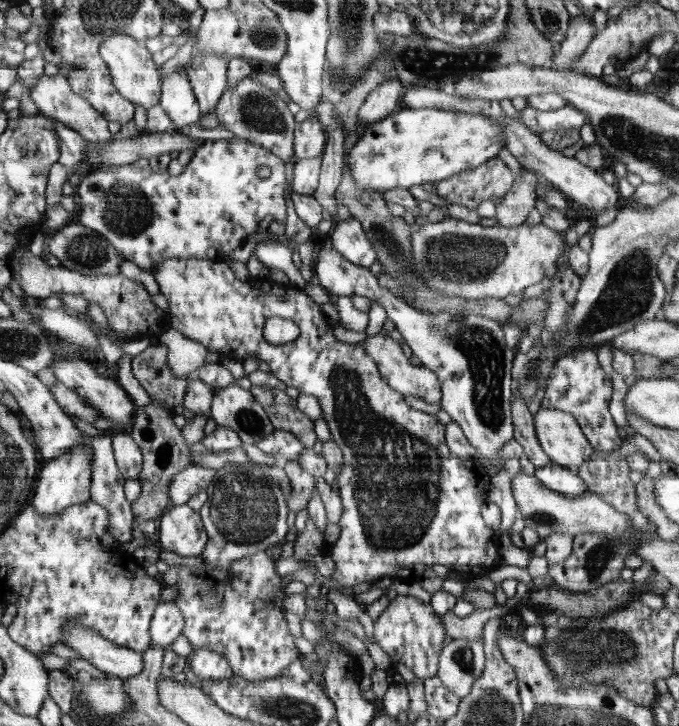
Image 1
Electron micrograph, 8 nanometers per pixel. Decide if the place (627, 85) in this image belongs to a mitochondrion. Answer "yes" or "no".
no

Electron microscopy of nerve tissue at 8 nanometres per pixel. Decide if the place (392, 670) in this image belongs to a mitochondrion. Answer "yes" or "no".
no

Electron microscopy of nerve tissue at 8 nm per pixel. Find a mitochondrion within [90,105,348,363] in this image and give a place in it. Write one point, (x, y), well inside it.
(128, 211)

